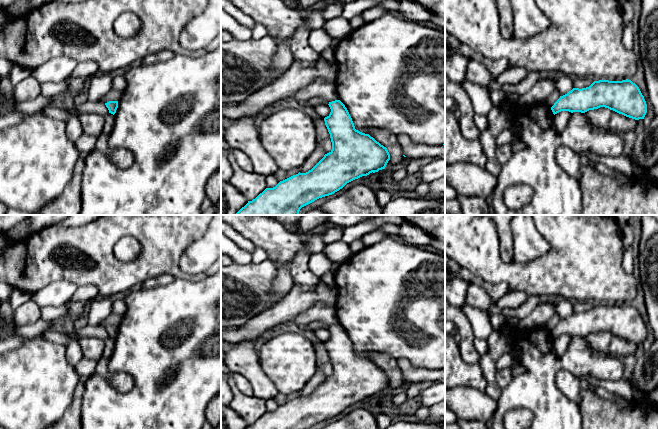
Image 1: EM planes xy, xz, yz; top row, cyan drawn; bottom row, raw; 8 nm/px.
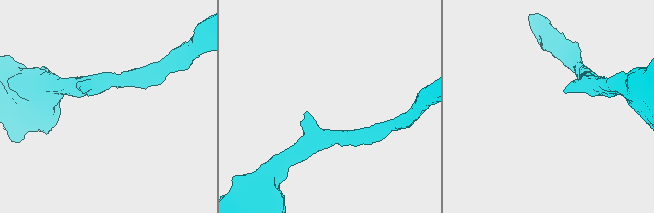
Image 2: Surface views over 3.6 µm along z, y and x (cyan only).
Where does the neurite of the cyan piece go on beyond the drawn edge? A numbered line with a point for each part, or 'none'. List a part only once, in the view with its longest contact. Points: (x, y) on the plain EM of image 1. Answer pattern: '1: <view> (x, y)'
none

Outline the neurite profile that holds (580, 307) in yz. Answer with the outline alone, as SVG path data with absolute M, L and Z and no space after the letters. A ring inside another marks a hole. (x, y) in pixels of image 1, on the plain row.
M574 302L573 310L574 312L586 312L589 311L594 305L590 302Z

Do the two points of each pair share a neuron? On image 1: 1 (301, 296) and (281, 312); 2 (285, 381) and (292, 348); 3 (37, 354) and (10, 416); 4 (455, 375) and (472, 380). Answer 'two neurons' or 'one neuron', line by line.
1: one neuron
2: one neuron
3: one neuron
4: one neuron

